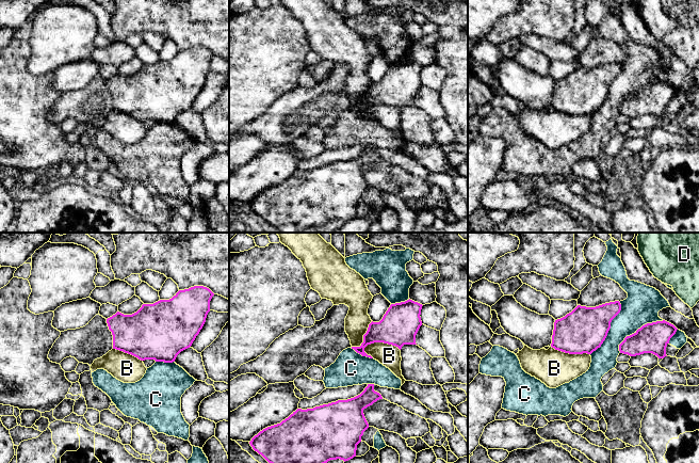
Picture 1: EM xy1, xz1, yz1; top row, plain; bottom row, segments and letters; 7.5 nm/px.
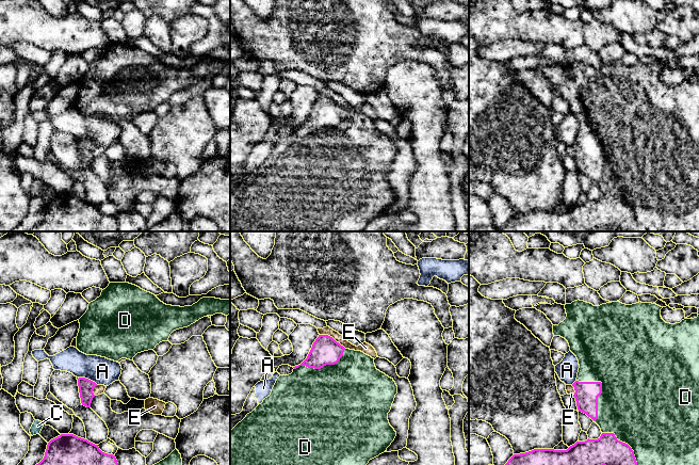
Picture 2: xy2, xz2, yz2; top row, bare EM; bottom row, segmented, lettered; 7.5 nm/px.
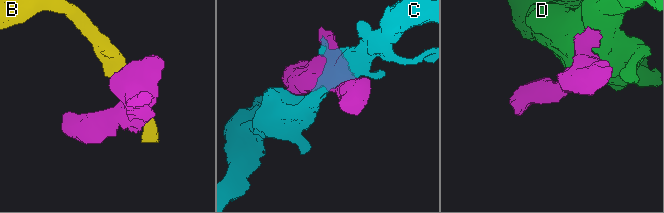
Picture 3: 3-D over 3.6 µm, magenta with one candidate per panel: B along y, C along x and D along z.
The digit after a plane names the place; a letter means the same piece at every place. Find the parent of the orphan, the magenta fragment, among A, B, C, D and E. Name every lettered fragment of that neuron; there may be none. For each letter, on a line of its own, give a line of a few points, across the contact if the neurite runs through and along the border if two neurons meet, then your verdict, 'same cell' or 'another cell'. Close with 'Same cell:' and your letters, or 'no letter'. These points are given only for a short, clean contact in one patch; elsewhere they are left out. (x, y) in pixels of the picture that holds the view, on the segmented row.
A: line xy2 (79, 377), (90, 379), (97, 384); another cell
B: another cell
C: another cell
D: same cell
E: line xz2 (320, 334), (331, 336), (345, 348); another cell
Same cell: D

